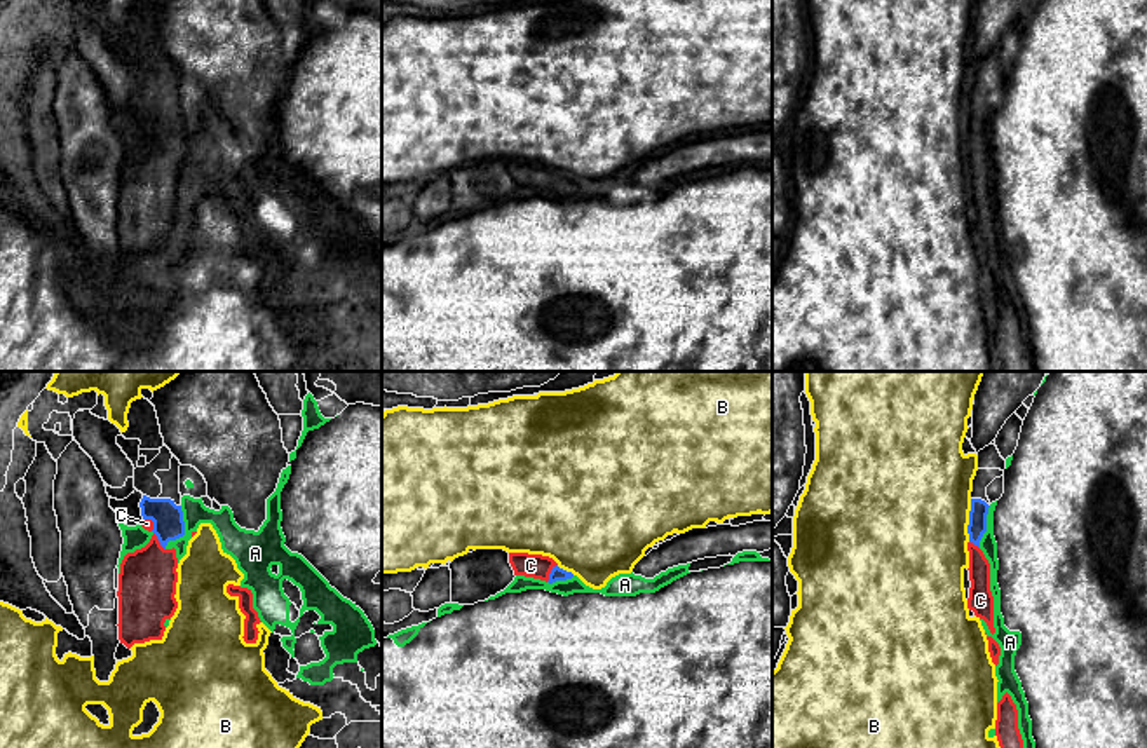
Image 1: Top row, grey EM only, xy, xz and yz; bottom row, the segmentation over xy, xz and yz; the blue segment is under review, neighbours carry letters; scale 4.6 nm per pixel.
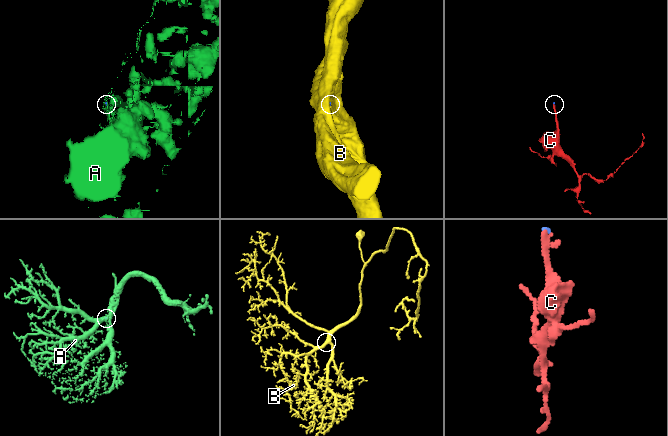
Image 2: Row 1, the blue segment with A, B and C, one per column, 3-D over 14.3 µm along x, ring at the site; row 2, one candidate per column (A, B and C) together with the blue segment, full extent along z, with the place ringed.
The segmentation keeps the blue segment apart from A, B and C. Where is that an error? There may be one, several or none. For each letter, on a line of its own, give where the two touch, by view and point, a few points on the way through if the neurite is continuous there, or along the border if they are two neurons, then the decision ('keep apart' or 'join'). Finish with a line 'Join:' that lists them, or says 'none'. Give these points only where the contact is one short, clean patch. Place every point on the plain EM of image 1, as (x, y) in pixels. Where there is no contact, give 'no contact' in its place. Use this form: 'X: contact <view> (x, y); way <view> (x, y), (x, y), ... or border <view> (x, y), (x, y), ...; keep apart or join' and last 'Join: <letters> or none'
A: contact xy (183, 140); border xy (182, 115), (183, 143), (171, 149), (164, 157); keep apart
B: contact yz (970, 129); border yz (971, 108), (968, 150); keep apart
C: contact xz (551, 182); way xz (556, 183), (551, 182), (530, 175); join
Join: C

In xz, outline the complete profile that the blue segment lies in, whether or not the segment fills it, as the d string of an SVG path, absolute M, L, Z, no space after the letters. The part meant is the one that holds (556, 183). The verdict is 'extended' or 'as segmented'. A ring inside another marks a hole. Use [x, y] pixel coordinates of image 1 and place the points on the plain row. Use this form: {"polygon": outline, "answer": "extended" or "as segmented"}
{"polygon": "M509 162L509 173L514 185L533 187L549 194L574 187L572 181L560 178L553 167L542 164Z", "answer": "extended"}

